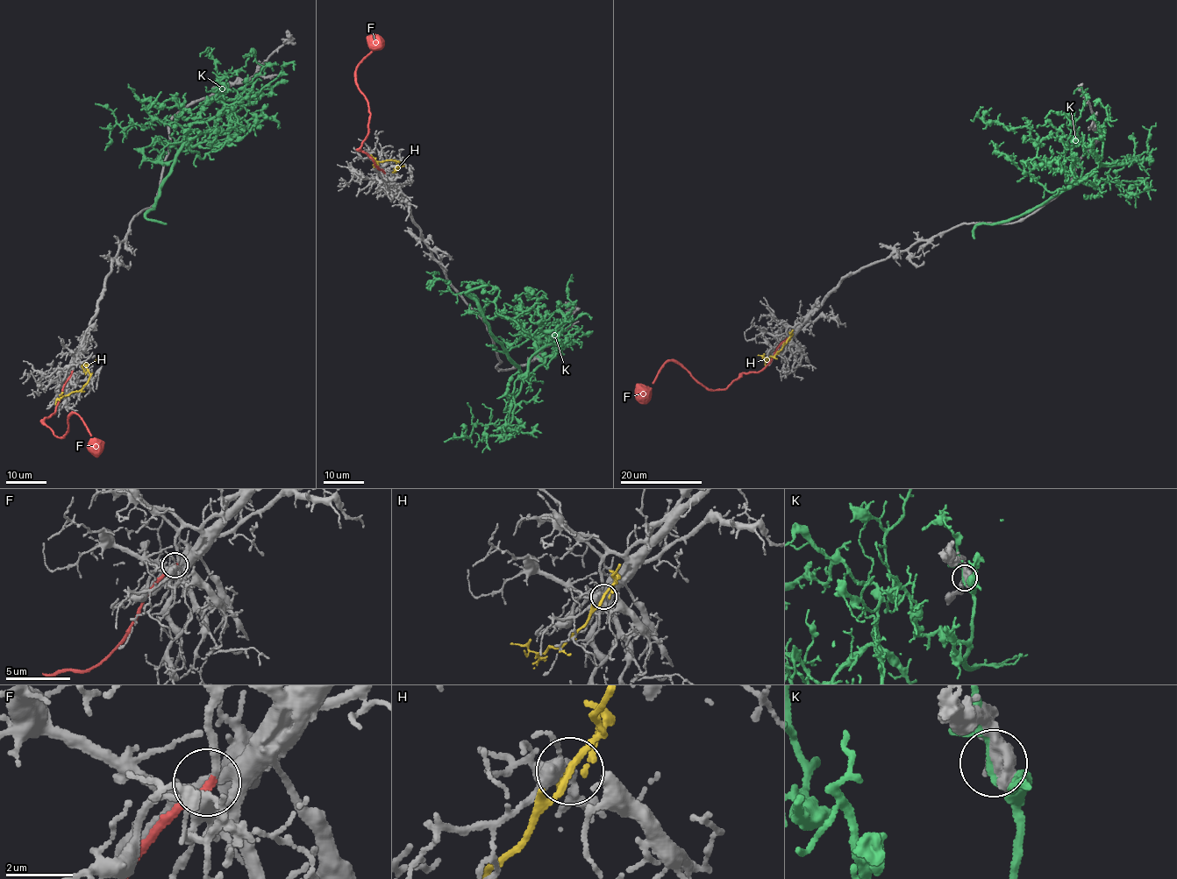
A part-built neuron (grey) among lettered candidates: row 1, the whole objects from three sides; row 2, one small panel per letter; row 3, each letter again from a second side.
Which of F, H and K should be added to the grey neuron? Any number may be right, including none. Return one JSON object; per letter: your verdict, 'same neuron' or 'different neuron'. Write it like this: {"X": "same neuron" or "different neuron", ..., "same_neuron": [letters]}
{"F": "same neuron", "H": "different neuron", "K": "different neuron", "same_neuron": ["F"]}

